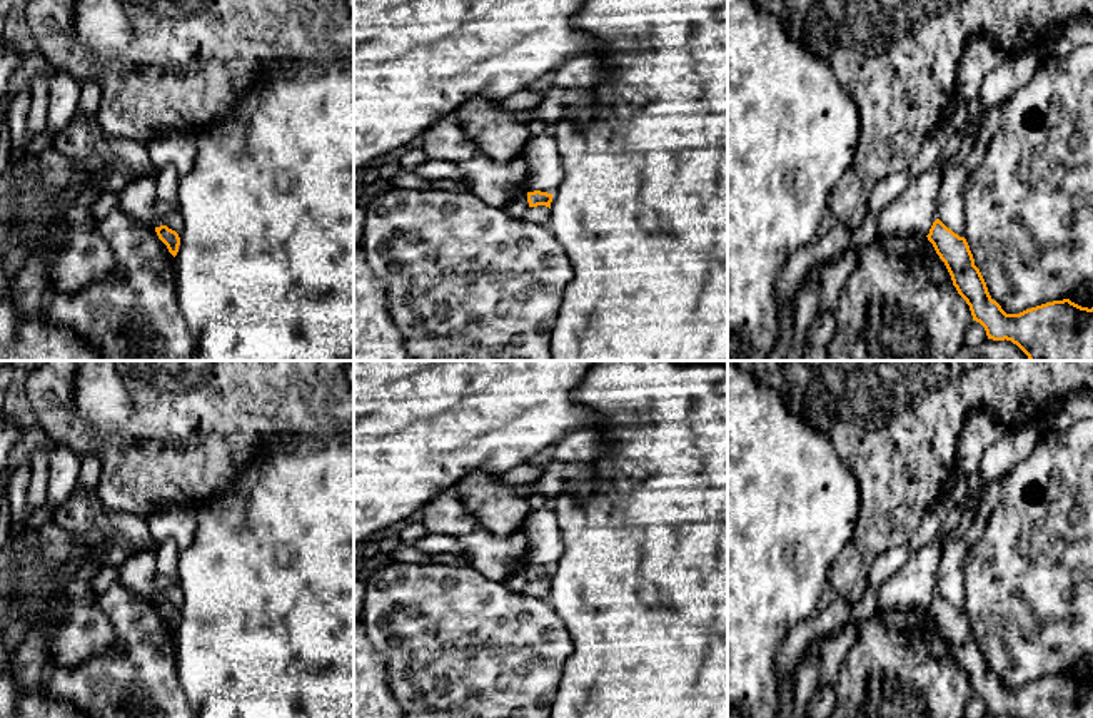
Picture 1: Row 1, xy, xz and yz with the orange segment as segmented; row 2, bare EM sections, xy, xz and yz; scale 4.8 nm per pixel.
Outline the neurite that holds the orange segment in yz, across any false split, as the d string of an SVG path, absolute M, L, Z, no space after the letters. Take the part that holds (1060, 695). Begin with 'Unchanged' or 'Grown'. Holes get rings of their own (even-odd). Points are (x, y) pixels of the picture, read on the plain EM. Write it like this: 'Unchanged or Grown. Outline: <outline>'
Unchanged. Outline: M939 593L933 596L926 611L944 636L958 668L970 680L973 695L985 701L988 713L1006 713L1013 718L1093 718L1093 681L1063 673L1020 688L1006 688L991 673L965 611Z

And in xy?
Unchanged. Outline: M167 599L155 601L159 613L167 619L169 626L175 631L180 619L180 611Z

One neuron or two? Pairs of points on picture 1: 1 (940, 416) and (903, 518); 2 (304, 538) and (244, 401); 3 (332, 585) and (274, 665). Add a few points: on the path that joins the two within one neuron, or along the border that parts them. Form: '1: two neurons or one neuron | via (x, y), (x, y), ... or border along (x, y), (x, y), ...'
1: one neuron | via (915, 441), (903, 453), (903, 493)
2: two neurons | border along (301, 433), (276, 434), (236, 475)
3: one neuron | via (332, 605), (294, 645)

